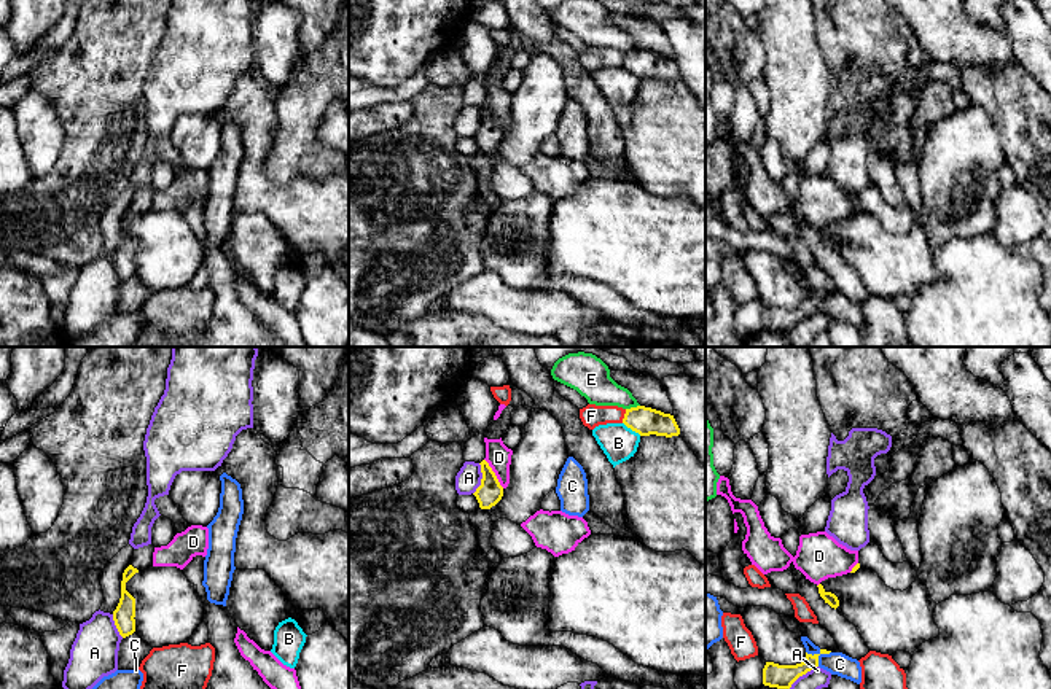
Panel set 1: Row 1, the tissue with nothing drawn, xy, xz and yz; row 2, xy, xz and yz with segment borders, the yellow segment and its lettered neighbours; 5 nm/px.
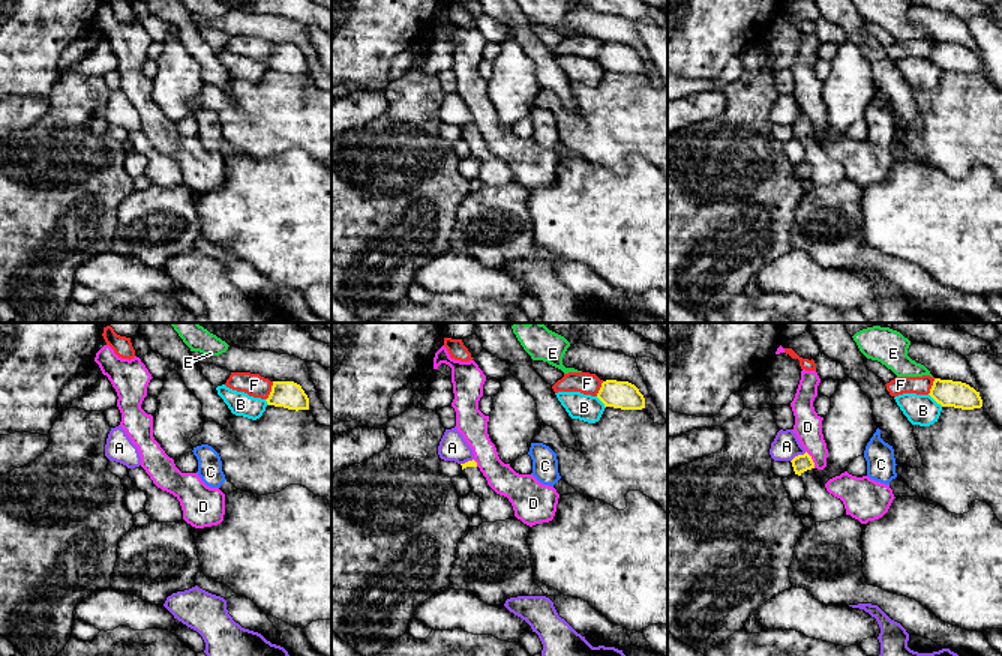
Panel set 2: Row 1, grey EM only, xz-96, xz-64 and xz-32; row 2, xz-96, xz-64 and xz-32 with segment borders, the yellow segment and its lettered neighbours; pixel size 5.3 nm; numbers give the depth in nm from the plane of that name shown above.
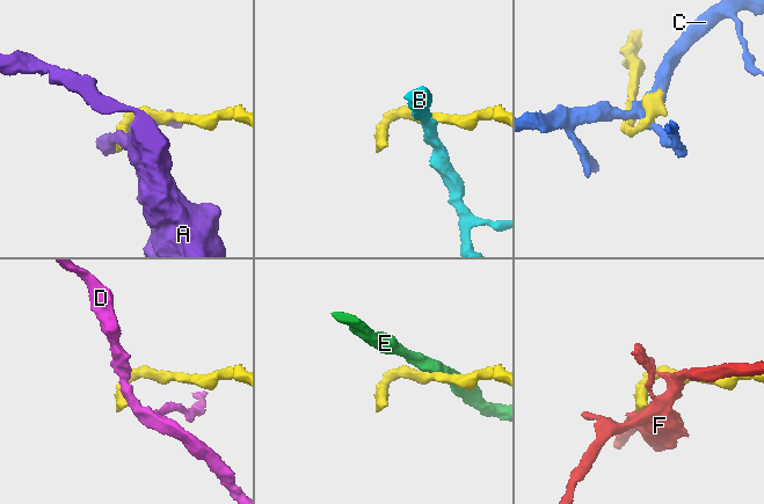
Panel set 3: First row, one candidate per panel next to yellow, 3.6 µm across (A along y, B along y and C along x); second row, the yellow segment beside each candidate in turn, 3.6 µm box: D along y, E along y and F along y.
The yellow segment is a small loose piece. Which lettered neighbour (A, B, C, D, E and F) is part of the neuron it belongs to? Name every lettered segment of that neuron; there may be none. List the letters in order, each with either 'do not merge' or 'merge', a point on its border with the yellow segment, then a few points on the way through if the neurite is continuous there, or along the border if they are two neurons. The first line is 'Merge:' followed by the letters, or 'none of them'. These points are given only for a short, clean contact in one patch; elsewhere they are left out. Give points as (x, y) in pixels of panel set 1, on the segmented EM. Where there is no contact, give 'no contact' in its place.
Merge: none of them
A: do not merge | xz (481, 479)
B: do not merge | xz (632, 430) | along xz (623, 422), (640, 435)
C: do not merge | yz (819, 654) | along yz (806, 651), (812, 654), (830, 653)
D: do not merge | xz (494, 473) | along xz (484, 459), (504, 487)
E: do not merge | xz (632, 408) | along xz (639, 404), (626, 409)
F: do not merge | xz (625, 416)

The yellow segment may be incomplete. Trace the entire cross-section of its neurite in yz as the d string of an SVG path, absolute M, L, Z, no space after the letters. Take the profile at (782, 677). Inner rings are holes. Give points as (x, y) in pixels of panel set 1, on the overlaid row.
M806 652L806 659L796 665L766 662L763 668L763 684L777 689L790 689L799 676L819 667L819 656L820 654L812 656Z

